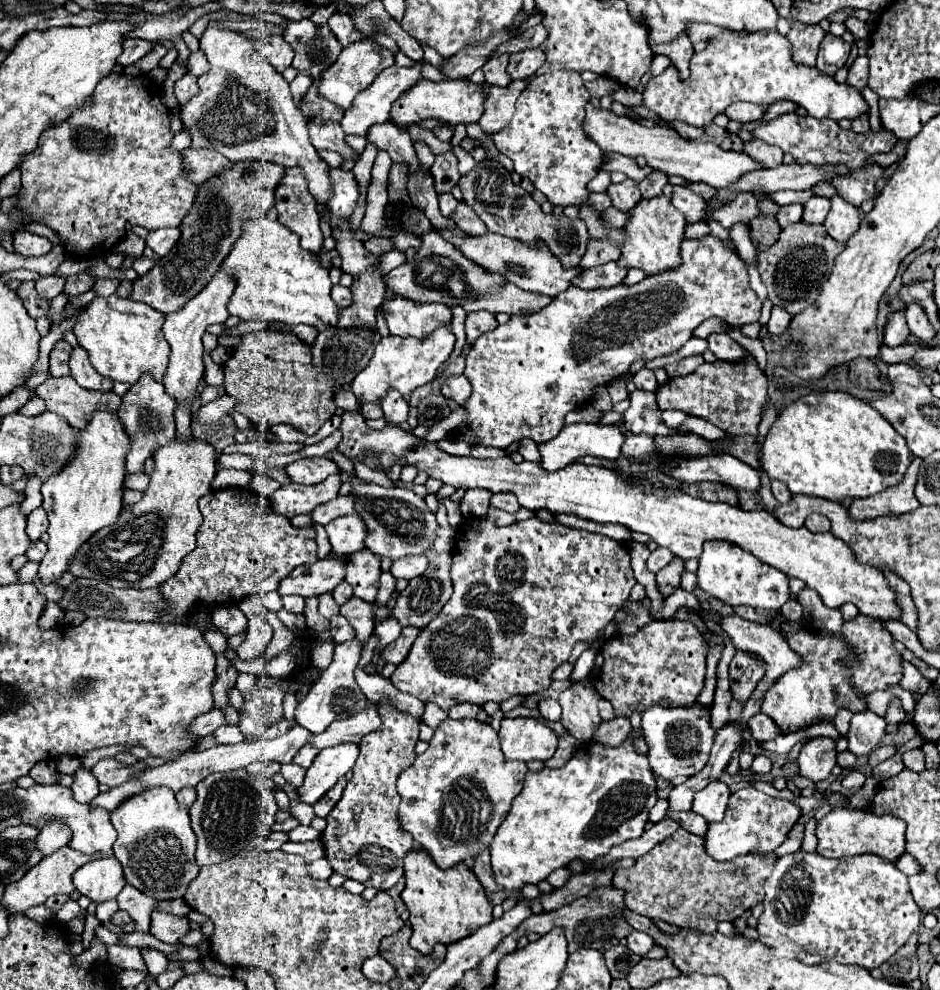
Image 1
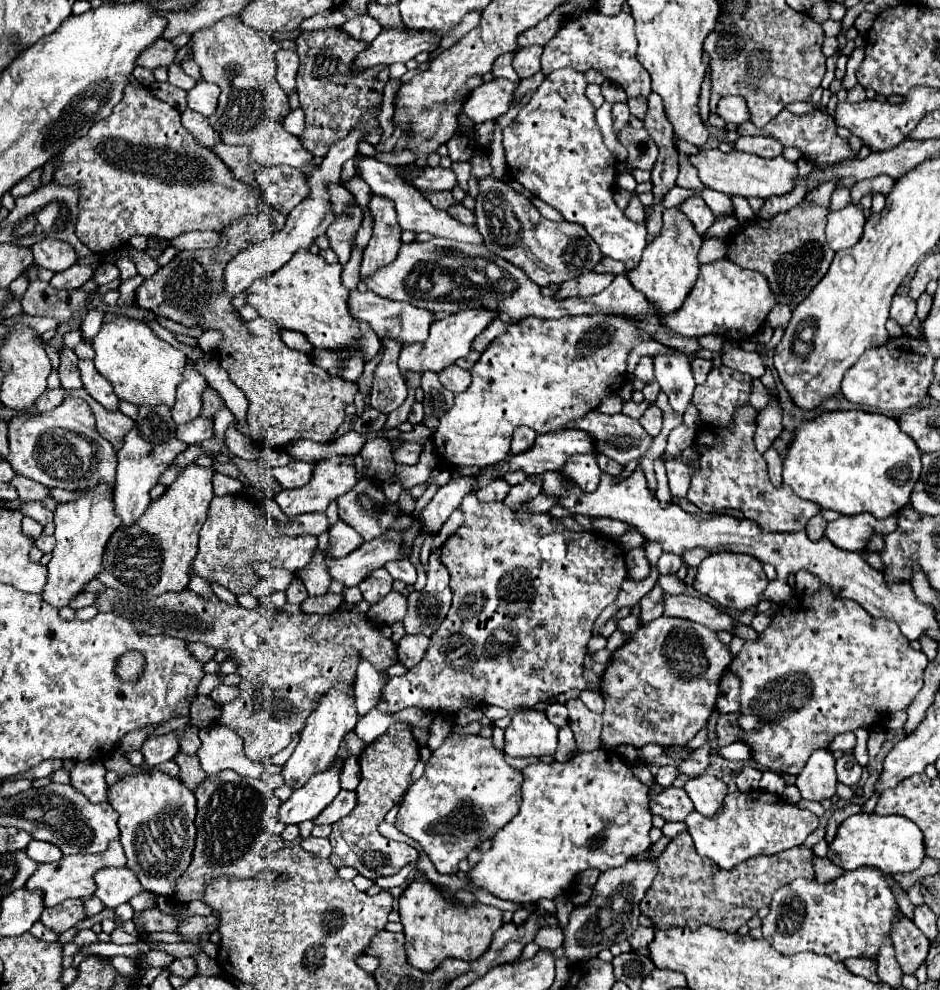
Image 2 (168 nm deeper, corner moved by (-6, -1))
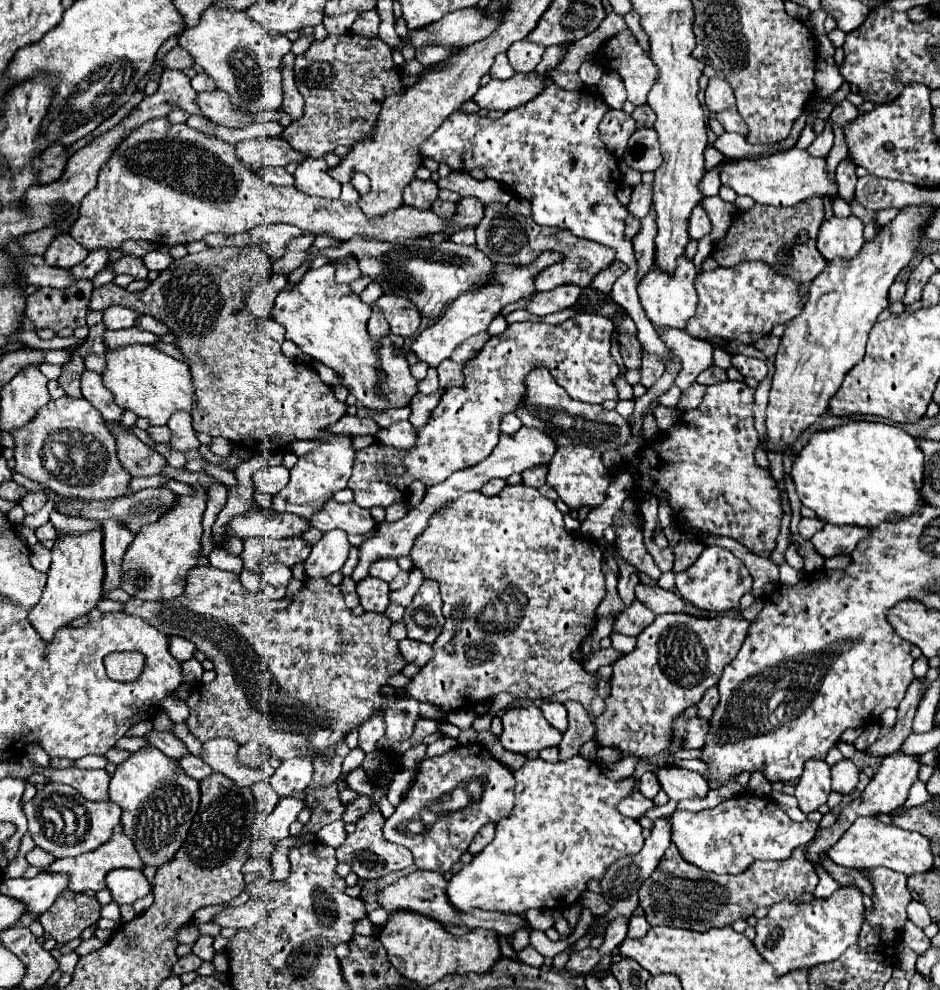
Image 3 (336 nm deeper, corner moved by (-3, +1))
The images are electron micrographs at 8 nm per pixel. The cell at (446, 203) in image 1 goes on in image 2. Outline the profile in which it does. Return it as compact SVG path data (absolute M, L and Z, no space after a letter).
M447 191L447 193L427 193L425 197L427 197L427 199L433 203L433 207L437 207L437 209L449 209L451 205L457 203L451 191Z

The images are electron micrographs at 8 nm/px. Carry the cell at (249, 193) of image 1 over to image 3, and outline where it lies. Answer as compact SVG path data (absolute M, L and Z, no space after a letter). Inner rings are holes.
M260 245L218 247L196 255L186 255L176 259L156 281L150 283L148 289L140 293L128 293L114 283L94 289L88 309L104 311L112 305L122 305L136 313L156 317L176 335L176 347L182 351L192 371L192 383L198 395L196 411L192 413L194 431L212 437L226 437L234 443L244 443L246 439L266 439L274 447L282 447L298 439L314 439L324 427L336 423L346 413L346 405L334 397L332 389L320 381L312 367L292 363L288 357L284 357L276 341L272 341L268 335L260 335L260 321L248 313L244 301L248 299L250 291L272 273L272 261L266 257ZM126 295L132 295L134 301L128 301Z

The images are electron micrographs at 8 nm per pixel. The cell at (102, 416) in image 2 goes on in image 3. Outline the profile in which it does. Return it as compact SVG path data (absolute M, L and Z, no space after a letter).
M112 423L108 427L118 443L118 459L132 477L152 477L162 473L162 469L168 465L158 451L142 443L136 435L128 433L120 423Z

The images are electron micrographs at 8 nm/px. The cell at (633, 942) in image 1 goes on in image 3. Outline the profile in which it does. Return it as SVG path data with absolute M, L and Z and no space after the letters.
M632 915L630 917L630 925L628 925L628 937L642 937L642 933L648 933L650 925L646 921L644 915Z

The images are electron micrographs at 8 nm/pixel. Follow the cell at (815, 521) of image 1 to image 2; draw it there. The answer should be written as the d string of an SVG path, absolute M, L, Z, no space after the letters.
M815 515L809 523L807 523L807 535L813 539L813 541L817 541L817 539L821 539L823 535L825 535L825 529L827 529L827 519L823 519L821 515Z

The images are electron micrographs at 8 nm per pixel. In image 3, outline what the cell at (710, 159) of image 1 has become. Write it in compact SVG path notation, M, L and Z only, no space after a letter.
M794 147L784 153L776 153L762 159L740 159L740 161L728 161L722 167L720 179L724 185L732 187L738 195L748 195L756 203L774 205L774 207L792 207L800 201L806 201L810 197L838 197L836 181L828 175L826 159L810 157L806 151Z

